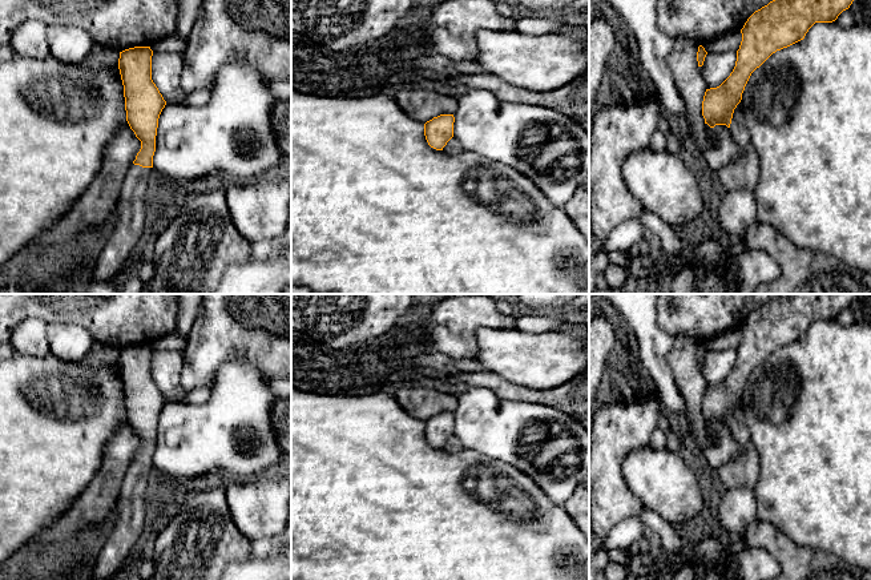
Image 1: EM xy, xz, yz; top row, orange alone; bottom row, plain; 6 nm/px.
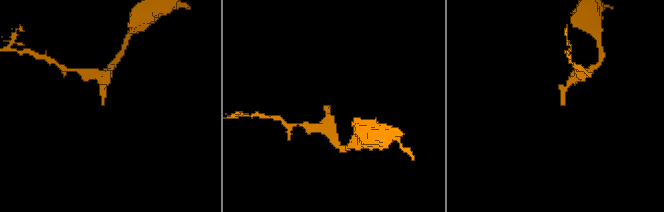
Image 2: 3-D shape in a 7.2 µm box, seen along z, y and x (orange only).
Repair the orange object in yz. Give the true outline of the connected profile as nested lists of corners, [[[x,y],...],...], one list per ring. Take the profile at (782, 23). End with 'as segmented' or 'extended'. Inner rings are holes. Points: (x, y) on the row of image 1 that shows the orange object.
[[[773,0],[755,11],[741,29],[742,41],[737,51],[737,61],[730,76],[717,88],[706,89],[702,101],[702,116],[710,128],[726,125],[730,128],[734,109],[742,100],[742,93],[751,76],[773,53],[805,39],[815,23],[832,23],[850,8],[854,0]]]; as segmented

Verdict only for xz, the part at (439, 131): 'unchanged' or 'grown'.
unchanged

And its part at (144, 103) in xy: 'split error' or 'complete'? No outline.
split error

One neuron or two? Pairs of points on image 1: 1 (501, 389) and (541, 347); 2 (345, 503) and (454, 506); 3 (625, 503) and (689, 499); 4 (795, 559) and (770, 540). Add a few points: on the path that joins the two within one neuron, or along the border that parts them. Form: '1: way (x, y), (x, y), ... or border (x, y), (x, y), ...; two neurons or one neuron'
1: border (486, 370), (511, 382), (539, 390); two neurons
2: way (371, 506), (427, 506); one neuron
3: border (624, 475), (628, 488), (642, 504); two neurons
4: way (789, 555), (777, 543); one neuron

